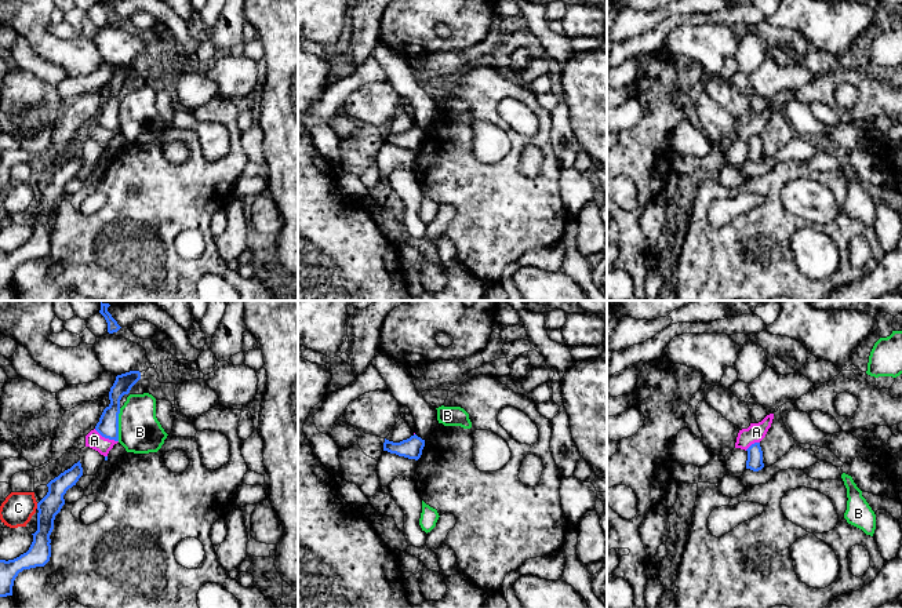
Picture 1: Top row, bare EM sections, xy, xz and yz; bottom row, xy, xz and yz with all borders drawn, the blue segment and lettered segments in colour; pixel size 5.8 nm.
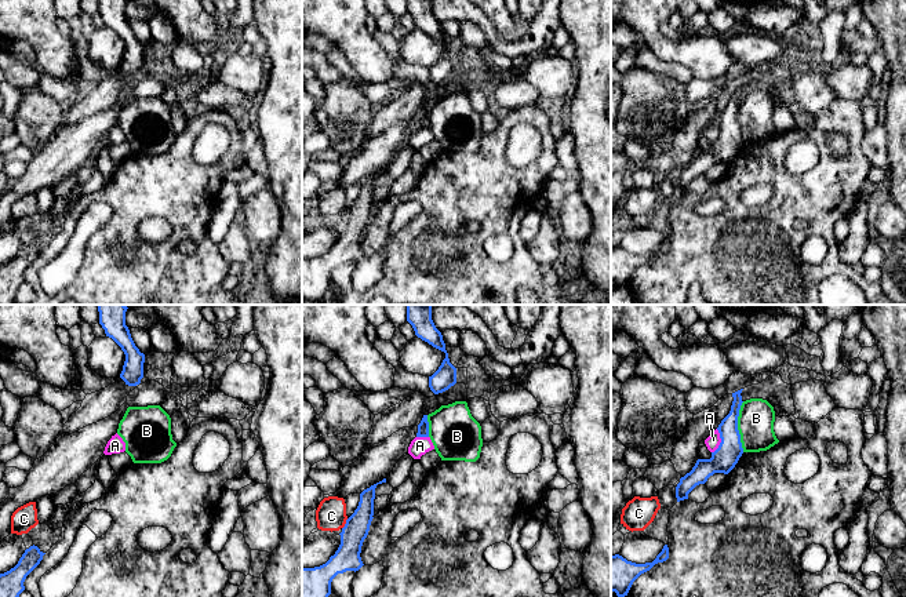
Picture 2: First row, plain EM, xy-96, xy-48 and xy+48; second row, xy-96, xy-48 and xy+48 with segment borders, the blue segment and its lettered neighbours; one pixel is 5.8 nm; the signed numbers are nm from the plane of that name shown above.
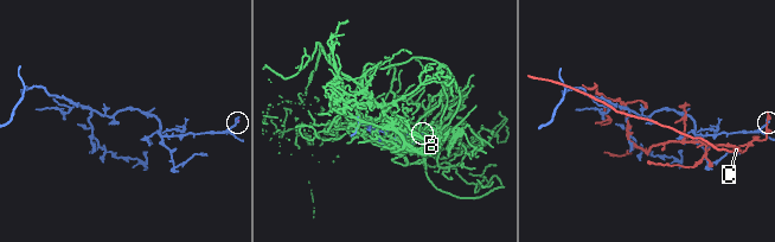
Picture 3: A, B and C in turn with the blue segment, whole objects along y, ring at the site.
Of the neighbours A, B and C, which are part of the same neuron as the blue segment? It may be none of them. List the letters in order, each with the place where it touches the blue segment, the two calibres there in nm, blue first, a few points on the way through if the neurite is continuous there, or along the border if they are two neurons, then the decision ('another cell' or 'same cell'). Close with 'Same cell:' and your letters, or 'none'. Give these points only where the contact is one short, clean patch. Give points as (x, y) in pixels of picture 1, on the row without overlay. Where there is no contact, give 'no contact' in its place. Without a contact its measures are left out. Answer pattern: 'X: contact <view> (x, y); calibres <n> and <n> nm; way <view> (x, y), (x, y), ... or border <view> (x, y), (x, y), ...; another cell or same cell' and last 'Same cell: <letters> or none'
A: contact xy (106, 128); calibres 130 and 100 nm; border xy (94, 120), (102, 127), (117, 133); another cell
B: contact xy (117, 116); calibres 130 and 260 nm; border xy (120, 99), (117, 131); another cell
C: contact xy (37, 197); calibres 130 and 190 nm; another cell
Same cell: none

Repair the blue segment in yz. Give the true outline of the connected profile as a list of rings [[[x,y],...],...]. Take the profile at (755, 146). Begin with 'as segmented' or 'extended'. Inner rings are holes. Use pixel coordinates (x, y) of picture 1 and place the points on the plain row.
as segmented; [[[760,134],[752,135],[746,142],[748,142],[746,160],[750,160],[753,163],[761,161],[764,159],[764,154]]]

